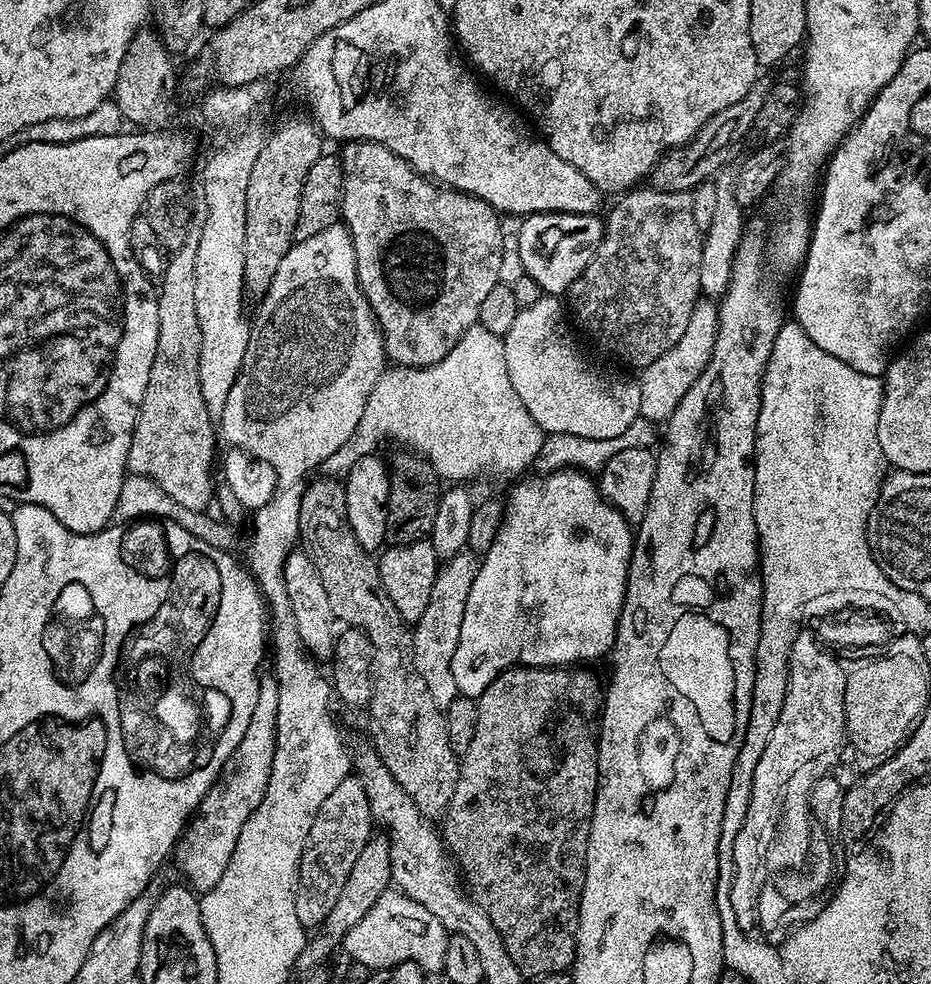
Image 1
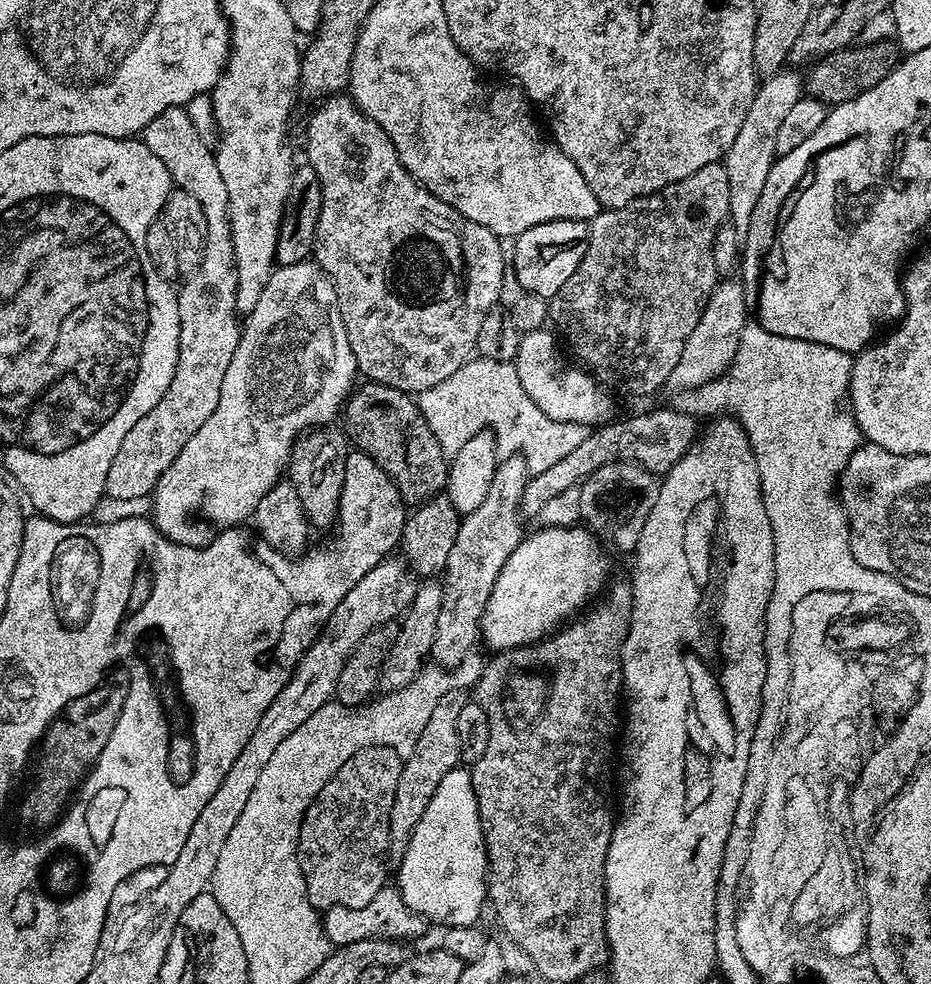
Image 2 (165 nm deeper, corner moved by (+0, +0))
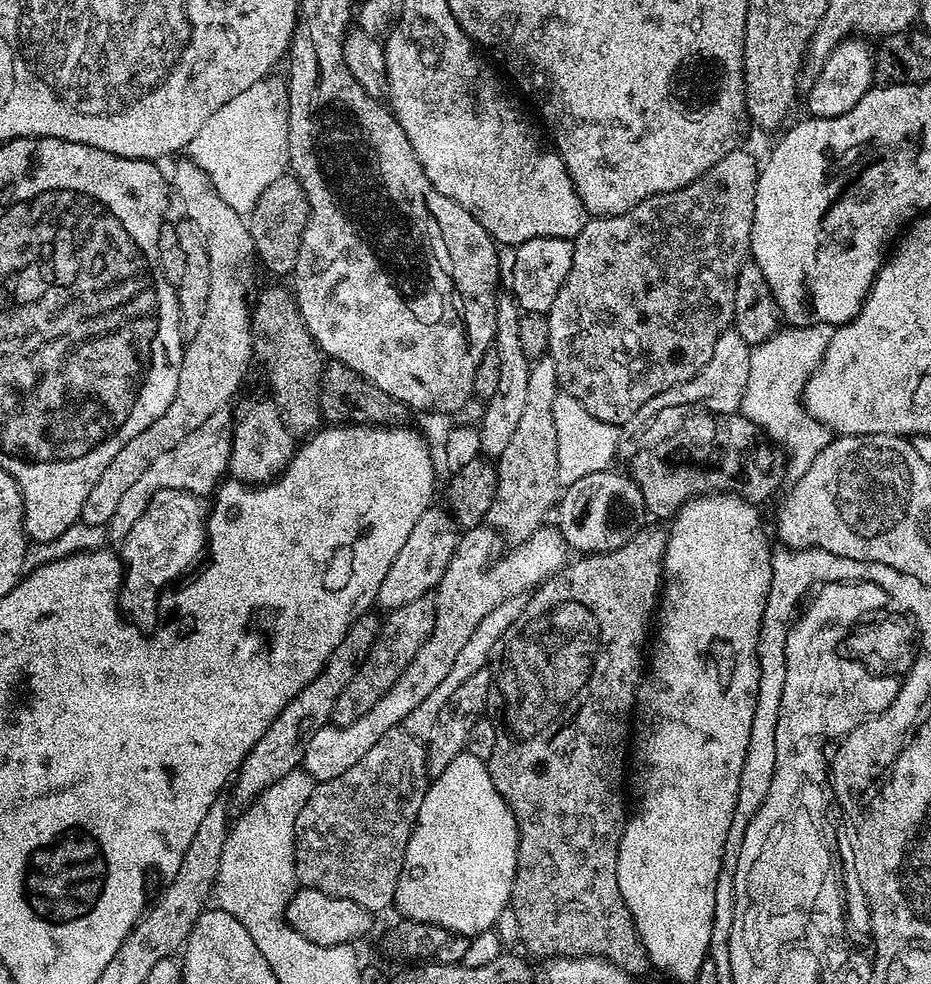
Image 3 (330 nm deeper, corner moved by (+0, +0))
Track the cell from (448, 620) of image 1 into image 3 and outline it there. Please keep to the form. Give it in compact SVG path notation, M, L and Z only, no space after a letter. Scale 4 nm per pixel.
M545 354L536 360L530 367L530 383L526 389L526 406L522 409L522 418L518 426L514 426L514 435L510 437L510 443L506 450L495 461L496 465L496 493L490 502L490 508L486 517L487 523L495 528L501 537L508 542L525 540L532 532L537 532L545 523L544 515L553 511L558 500L558 438L554 430L554 414L552 407L558 395L556 382L556 364L552 357Z

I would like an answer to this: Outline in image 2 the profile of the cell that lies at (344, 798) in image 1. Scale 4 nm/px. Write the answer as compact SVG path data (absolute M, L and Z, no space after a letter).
M372 744L368 748L358 750L358 754L354 754L354 758L350 758L346 762L342 762L342 766L338 771L330 778L330 782L326 782L326 786L322 786L322 790L314 798L314 802L308 805L306 814L304 815L304 821L300 823L300 836L296 839L296 858L300 861L300 873L302 878L306 882L306 894L308 895L308 901L311 902L312 907L317 910L335 910L341 906L348 906L353 903L352 900L356 896L356 887L360 887L364 891L365 897L373 896L378 890L378 883L376 884L376 876L372 872L368 872L368 868L372 868L379 862L380 856L380 843L385 843L388 834L388 819L390 818L390 806L394 802L394 794L396 793L396 787L398 786L398 778L402 774L402 766L404 760L393 748L386 746L378 746Z

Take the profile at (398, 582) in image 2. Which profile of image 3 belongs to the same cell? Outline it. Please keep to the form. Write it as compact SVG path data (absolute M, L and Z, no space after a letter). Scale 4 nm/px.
M439 506L427 508L422 517L414 522L406 543L387 570L377 594L378 604L384 607L385 611L392 611L398 606L404 606L407 602L416 601L431 593L446 570L456 549L458 525L443 507L440 508Z

